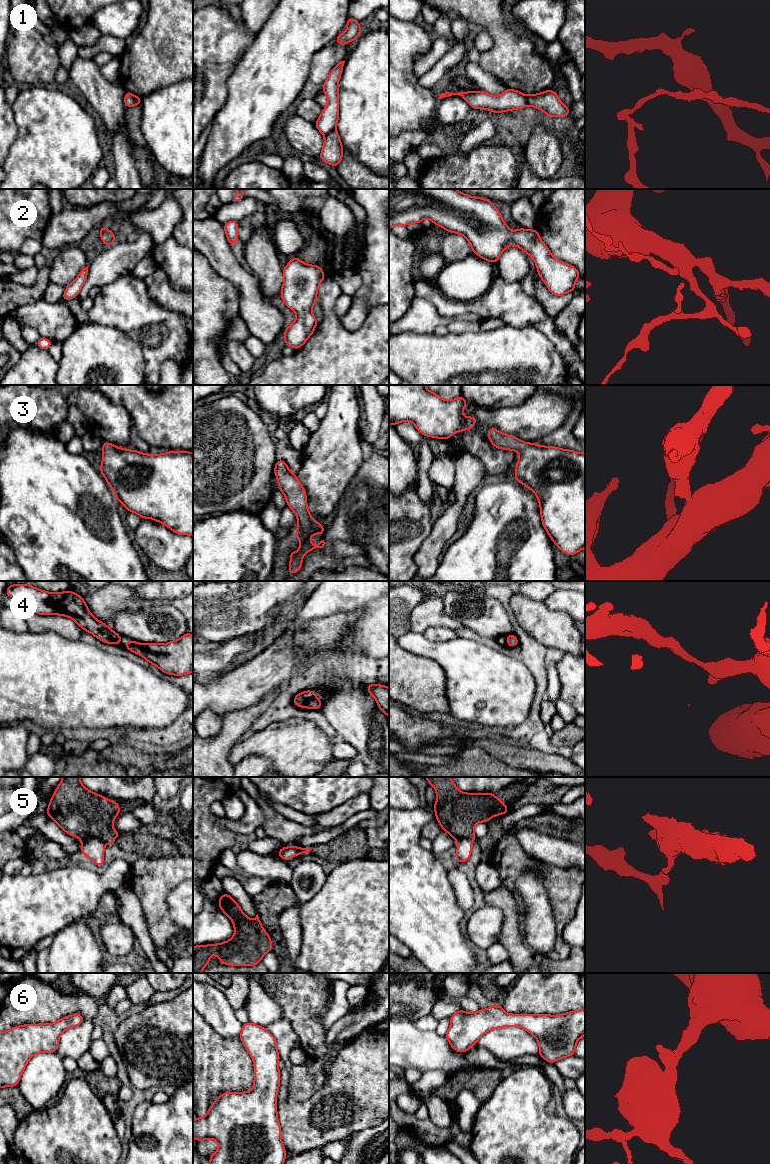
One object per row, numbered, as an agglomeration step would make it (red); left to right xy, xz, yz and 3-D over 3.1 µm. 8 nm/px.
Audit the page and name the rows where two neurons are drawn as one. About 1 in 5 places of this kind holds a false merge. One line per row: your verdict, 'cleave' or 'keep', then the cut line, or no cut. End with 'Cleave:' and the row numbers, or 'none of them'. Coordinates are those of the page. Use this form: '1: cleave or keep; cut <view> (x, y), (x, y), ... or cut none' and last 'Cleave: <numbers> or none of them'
1: cleave; cut xz (334, 129), (325, 136)
2: keep; cut none
3: keep; cut none
4: keep; cut none
5: keep; cut none
6: keep; cut none
Cleave: 1

